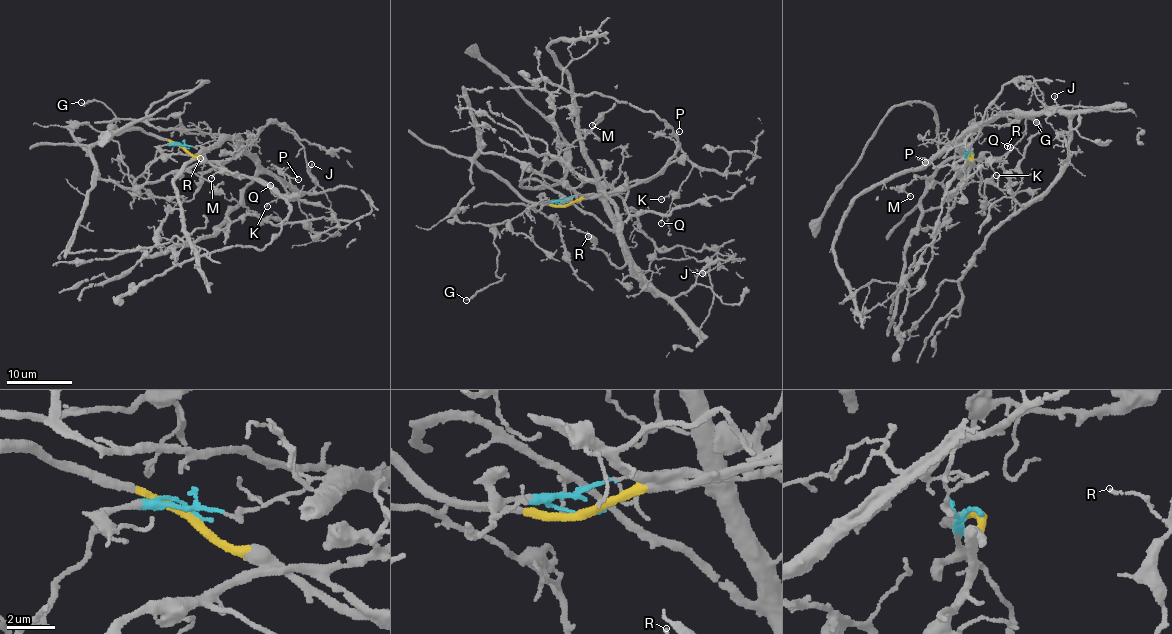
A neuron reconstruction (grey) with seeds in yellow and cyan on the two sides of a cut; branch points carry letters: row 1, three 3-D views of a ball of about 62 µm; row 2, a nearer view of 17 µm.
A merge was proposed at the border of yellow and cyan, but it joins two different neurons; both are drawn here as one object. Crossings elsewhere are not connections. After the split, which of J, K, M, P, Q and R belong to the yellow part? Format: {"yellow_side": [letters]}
{"yellow_side": ["J", "K", "M", "P", "Q"]}

